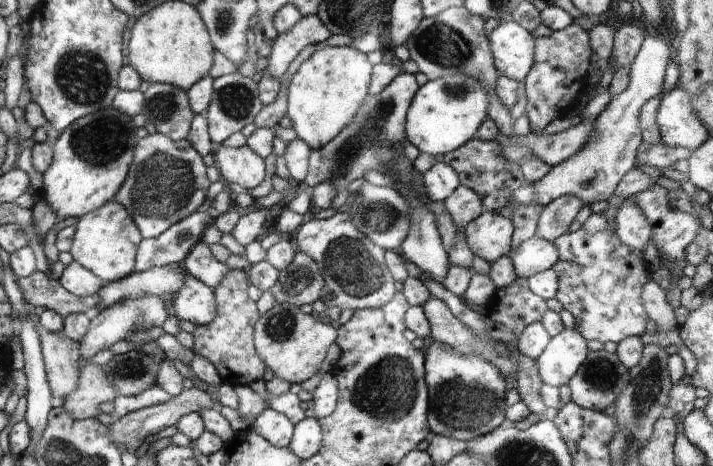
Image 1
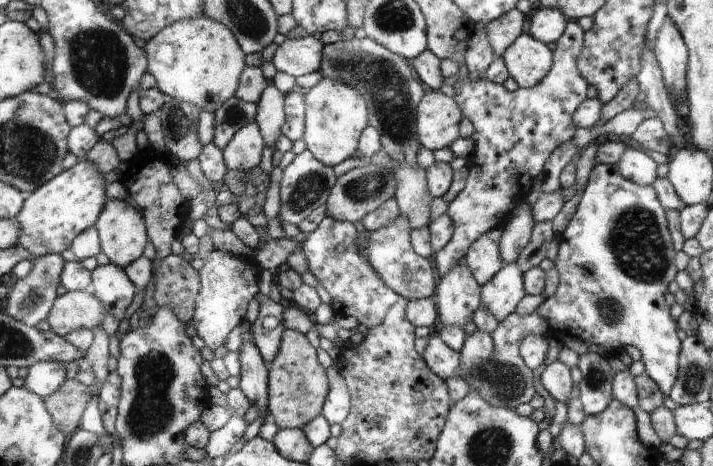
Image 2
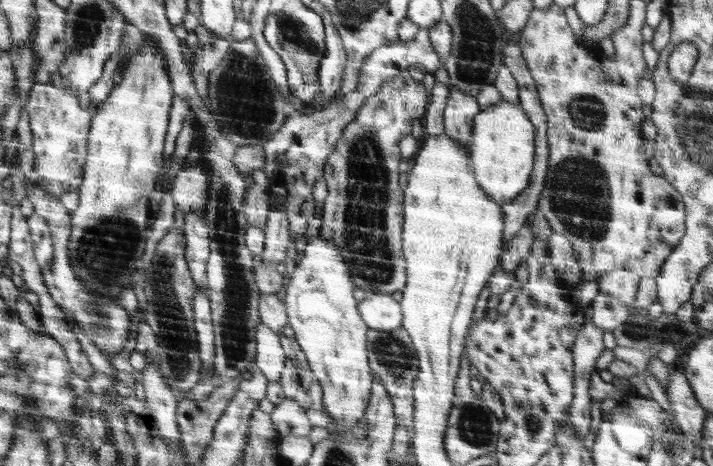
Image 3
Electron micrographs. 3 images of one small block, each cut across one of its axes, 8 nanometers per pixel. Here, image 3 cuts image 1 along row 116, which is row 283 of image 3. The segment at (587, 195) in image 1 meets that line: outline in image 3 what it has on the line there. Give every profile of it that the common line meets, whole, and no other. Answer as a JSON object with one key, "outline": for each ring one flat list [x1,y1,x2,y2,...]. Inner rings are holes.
{"outline":[[617,268,608,272,598,279,598,289,600,293,617,298,624,306,632,308,632,304,637,298,638,276,631,269]]}

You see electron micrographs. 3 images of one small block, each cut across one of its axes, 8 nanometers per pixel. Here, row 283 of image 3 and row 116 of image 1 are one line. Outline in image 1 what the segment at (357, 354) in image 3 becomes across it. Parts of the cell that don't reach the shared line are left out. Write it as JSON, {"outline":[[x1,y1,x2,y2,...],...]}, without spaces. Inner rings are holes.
{"outline":[[352,45,324,46,322,50,314,52,308,60,302,62,298,72,292,76,287,89,287,116,298,134,297,139,306,142,310,149,320,149,335,139,349,125,354,114,357,114,358,108,368,98,371,86,370,72,373,71,366,56]]}

